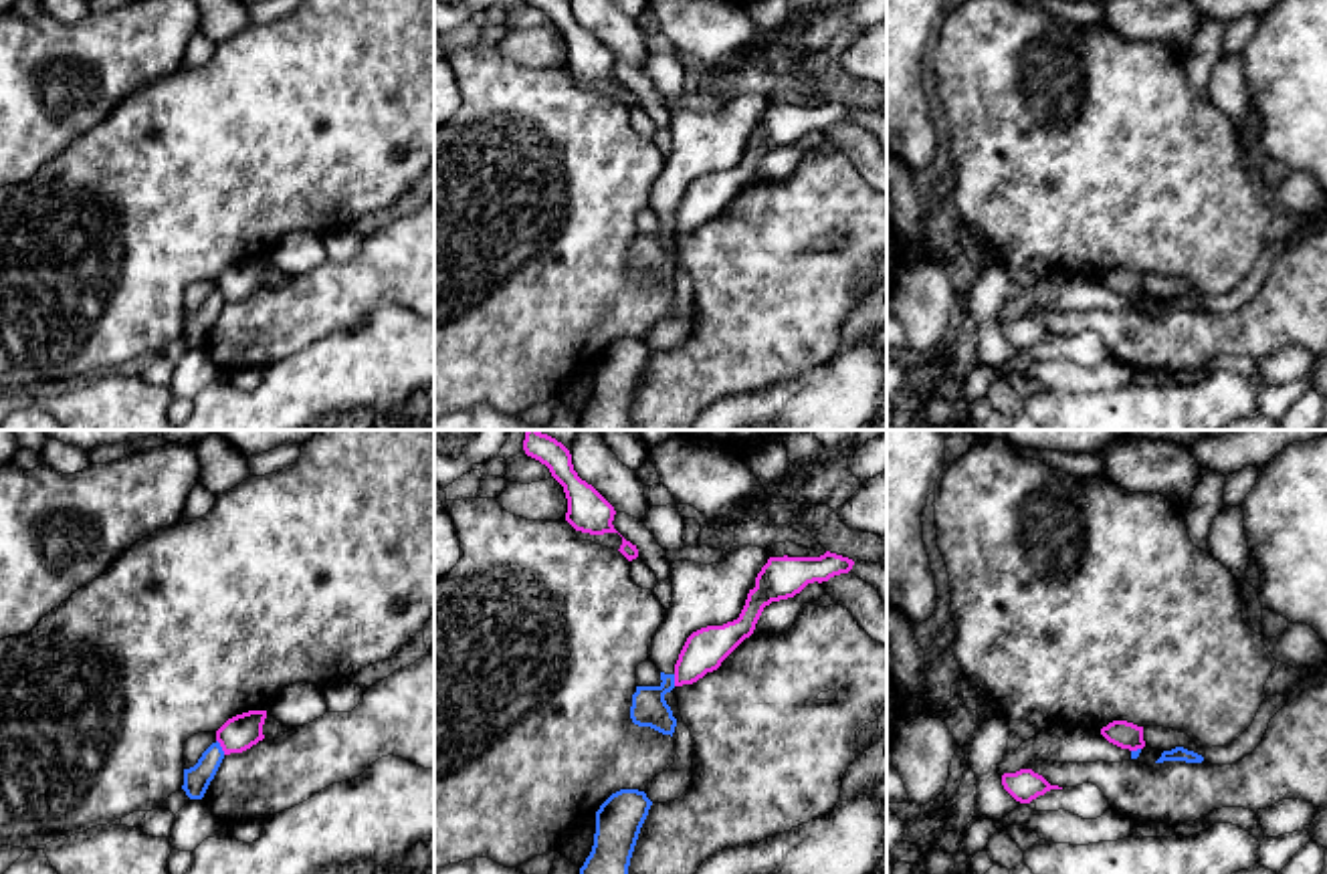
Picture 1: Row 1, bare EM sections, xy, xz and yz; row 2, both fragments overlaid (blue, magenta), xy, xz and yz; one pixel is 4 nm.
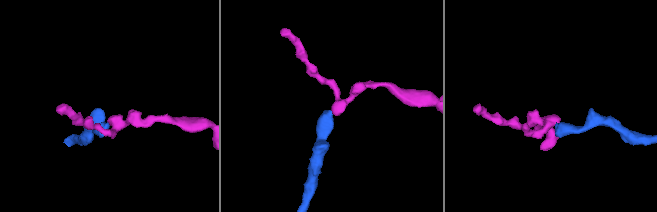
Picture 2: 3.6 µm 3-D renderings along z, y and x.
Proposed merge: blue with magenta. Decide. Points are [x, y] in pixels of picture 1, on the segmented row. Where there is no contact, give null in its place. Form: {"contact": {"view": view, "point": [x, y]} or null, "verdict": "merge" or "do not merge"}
{"contact": {"view": "xy", "point": [221, 747]}, "verdict": "do not merge"}

